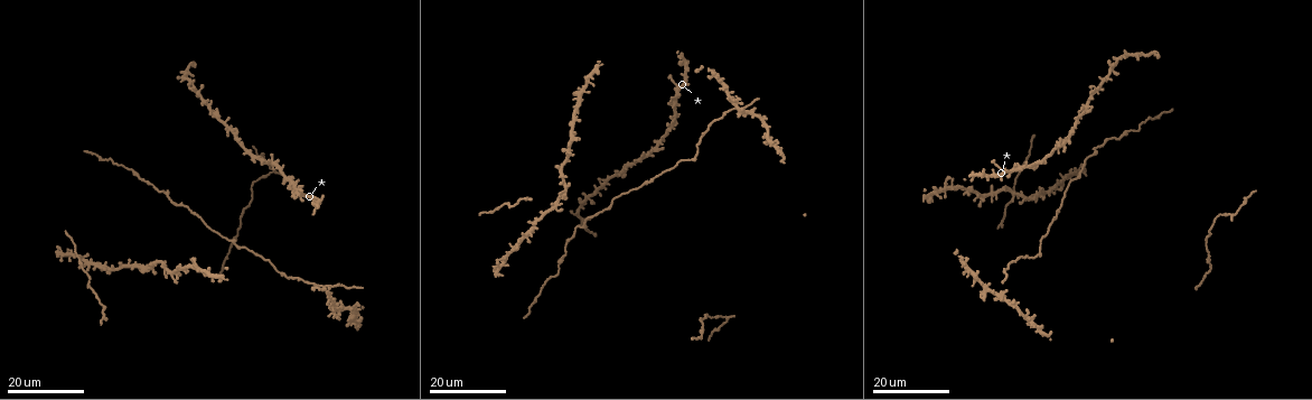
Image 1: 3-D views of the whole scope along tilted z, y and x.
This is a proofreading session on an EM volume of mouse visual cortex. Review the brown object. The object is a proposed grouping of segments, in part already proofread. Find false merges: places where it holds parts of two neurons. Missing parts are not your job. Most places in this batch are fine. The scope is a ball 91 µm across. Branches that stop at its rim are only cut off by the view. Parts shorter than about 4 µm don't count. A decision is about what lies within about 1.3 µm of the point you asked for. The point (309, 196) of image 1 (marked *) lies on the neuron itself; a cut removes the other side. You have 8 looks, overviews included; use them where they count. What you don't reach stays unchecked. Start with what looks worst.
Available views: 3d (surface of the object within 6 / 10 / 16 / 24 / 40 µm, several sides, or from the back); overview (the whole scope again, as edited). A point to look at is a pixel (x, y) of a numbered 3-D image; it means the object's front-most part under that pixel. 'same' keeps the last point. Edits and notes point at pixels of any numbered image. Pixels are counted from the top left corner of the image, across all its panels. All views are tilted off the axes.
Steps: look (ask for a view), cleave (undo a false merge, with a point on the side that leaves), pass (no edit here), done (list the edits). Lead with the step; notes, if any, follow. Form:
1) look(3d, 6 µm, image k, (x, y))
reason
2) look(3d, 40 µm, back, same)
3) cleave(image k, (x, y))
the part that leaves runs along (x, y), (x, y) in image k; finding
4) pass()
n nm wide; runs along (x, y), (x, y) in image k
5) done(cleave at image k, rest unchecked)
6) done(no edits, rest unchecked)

look(3d, 16 µm, image 1, (275, 173))

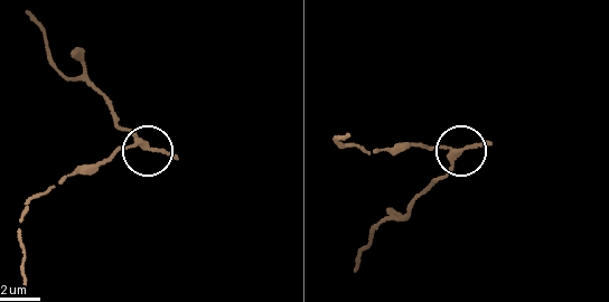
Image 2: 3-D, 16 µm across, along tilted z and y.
look(3d, 6 µm, image 2, (141, 143))

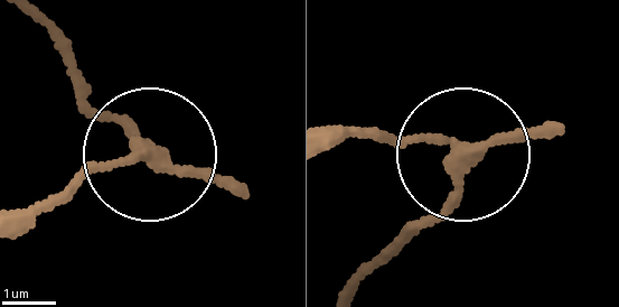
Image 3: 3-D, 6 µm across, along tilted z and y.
pass()
3 arms; all the same neuron

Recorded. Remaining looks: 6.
look(3d, 24 µm, image 1, (532, 225))
four or more arms meet

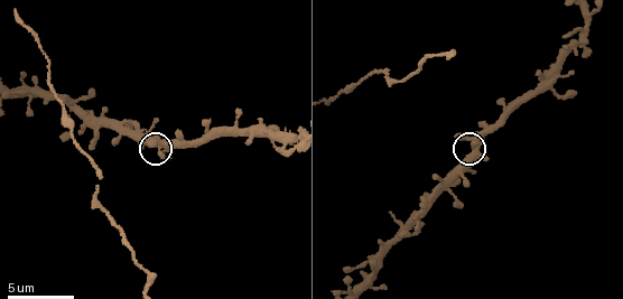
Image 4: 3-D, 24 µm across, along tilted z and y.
look(3d, 6 µm, image 4, (163, 142))

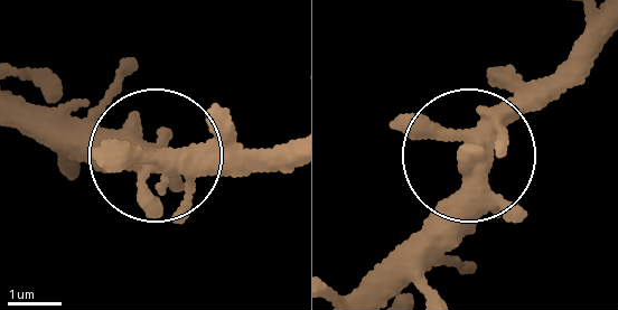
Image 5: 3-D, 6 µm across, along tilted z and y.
pass()
380 nm wide; one neuron here

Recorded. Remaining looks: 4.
look(3d, 24 µm, image 1, (1208, 238))

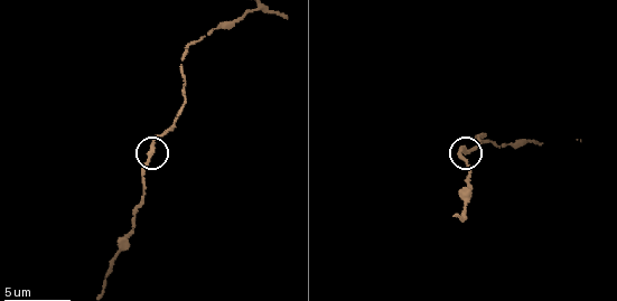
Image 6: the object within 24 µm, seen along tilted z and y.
look(3d, 6 µm, image 6, (461, 147))
closer look

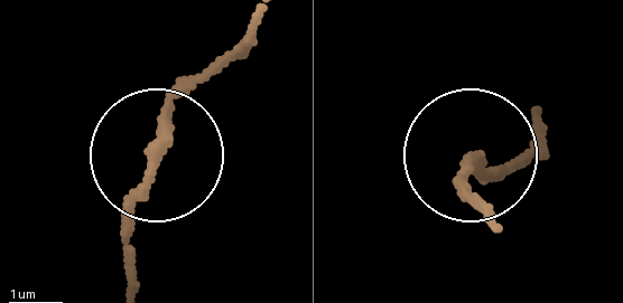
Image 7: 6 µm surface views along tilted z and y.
pass()
220 nm wide; one neuron here

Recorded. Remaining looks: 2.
look(3d, 24 µm, image 1, (193, 215))

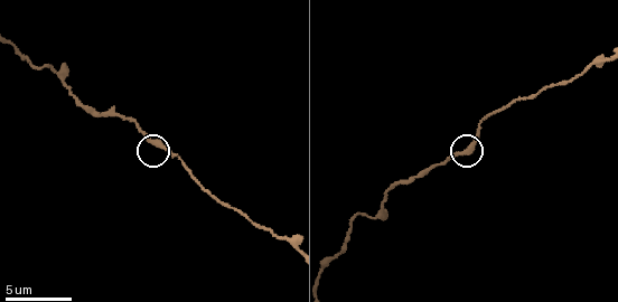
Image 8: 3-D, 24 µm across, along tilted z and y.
look(3d, 10 µm, image 8, (158, 145))

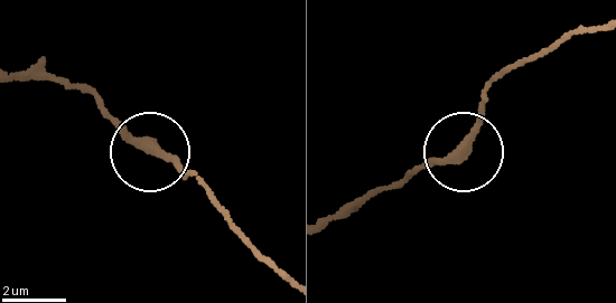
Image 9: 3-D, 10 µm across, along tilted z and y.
pass()
300 nm wide; all the same neuron

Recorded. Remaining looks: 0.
done(no edits, rest unchecked)

